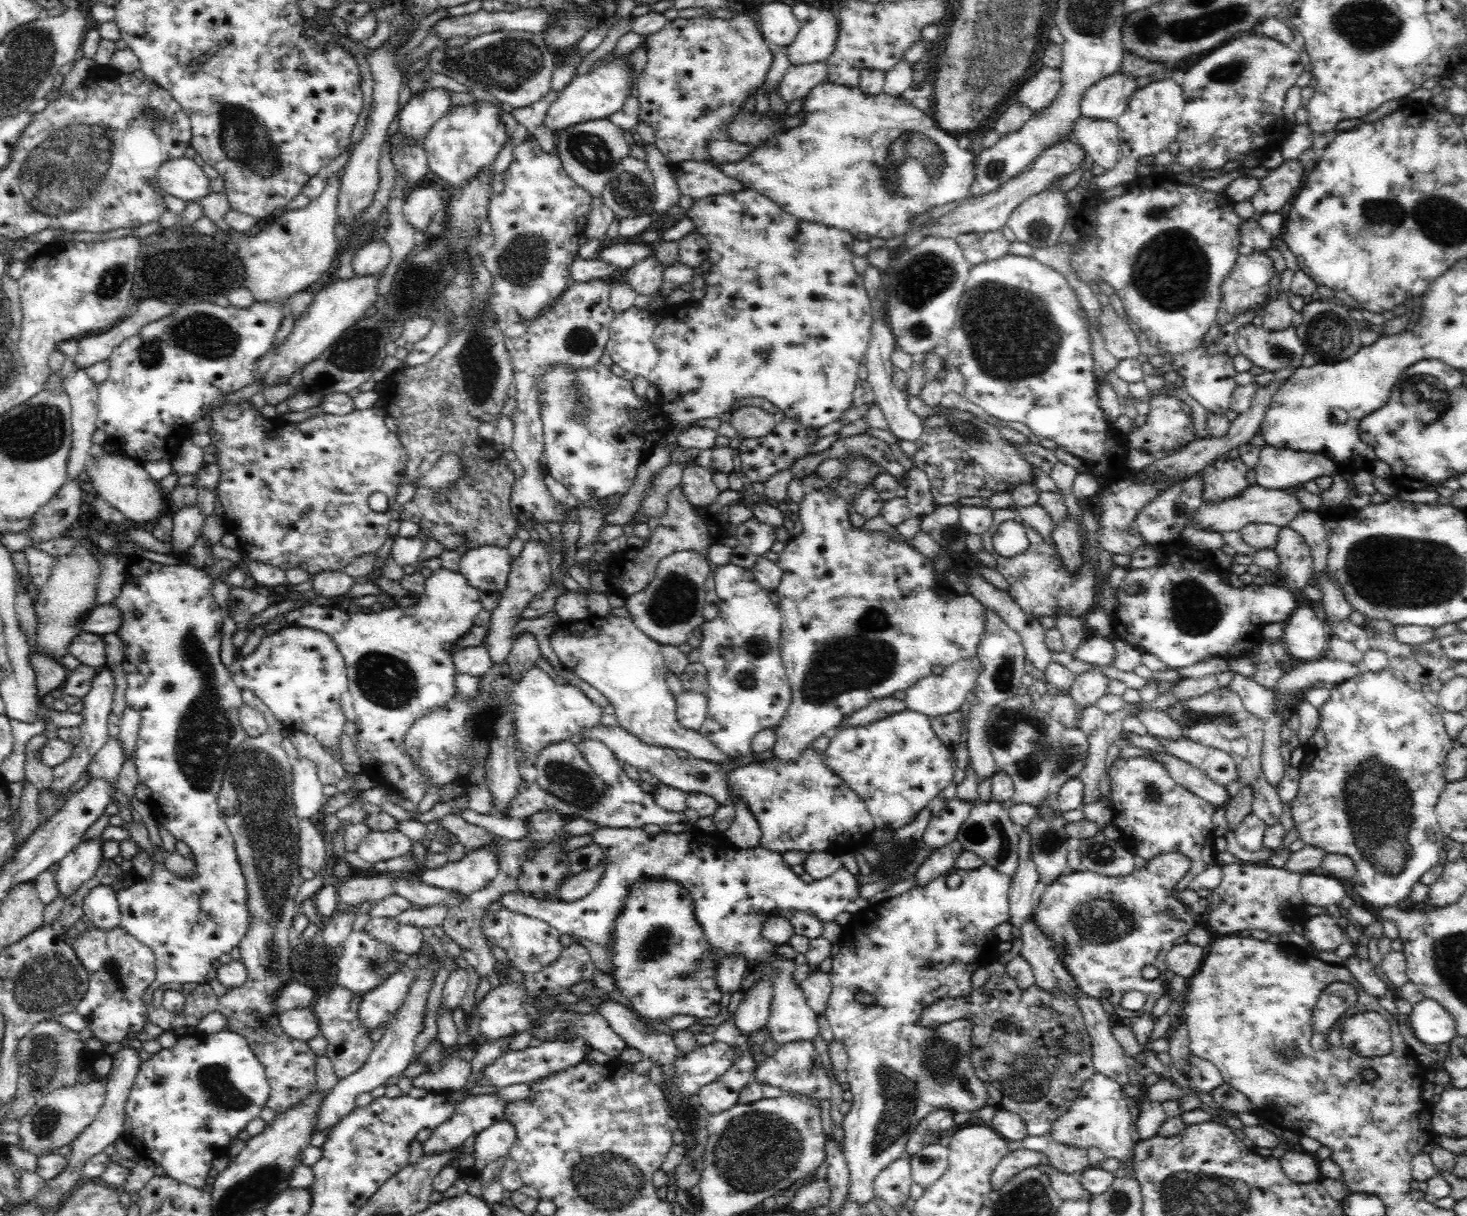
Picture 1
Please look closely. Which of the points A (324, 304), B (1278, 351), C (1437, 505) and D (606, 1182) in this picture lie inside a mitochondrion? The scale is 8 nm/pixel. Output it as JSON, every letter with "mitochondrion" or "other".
{"A":"other","B":"mitochondrion","C":"other","D":"mitochondrion"}

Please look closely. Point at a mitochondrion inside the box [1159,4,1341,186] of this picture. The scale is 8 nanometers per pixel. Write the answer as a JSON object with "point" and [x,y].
{"point":[1232,72]}

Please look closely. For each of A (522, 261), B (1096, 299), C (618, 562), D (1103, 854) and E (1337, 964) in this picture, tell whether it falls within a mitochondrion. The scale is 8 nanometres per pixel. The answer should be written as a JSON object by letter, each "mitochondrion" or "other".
{"A":"mitochondrion","B":"other","C":"other","D":"mitochondrion","E":"other"}

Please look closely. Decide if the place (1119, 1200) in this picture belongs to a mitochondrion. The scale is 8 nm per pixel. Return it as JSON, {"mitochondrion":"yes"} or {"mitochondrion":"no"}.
{"mitochondrion":"yes"}

